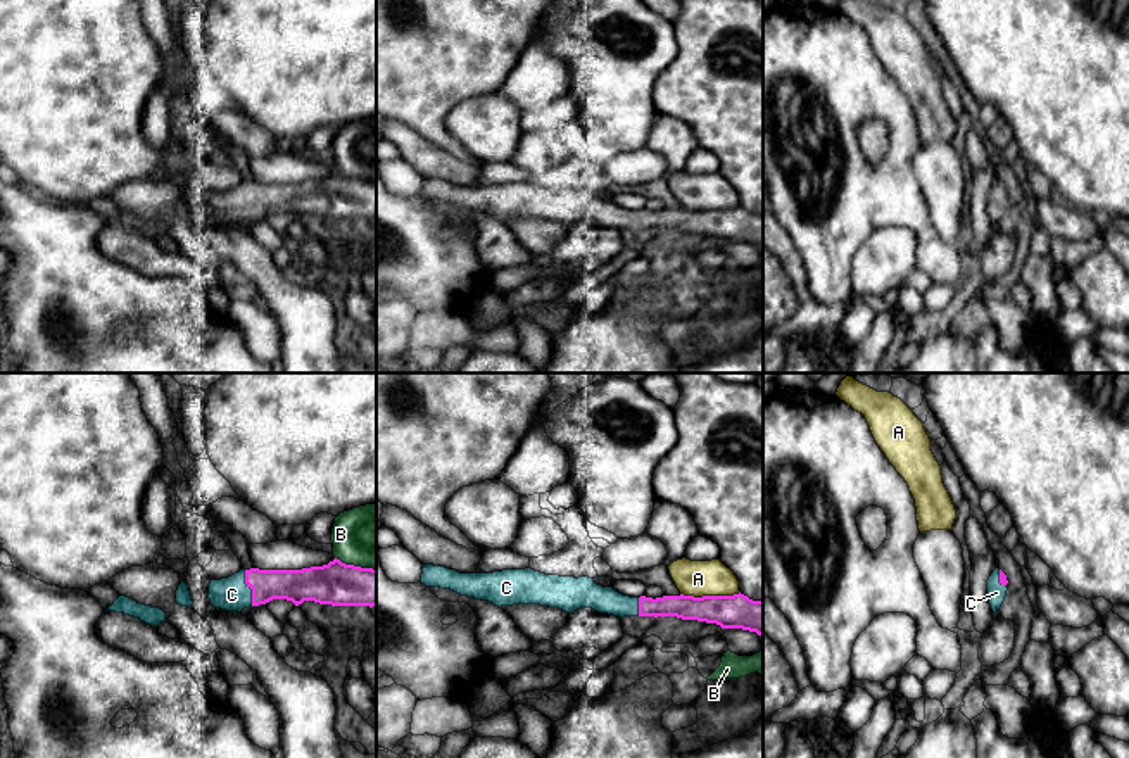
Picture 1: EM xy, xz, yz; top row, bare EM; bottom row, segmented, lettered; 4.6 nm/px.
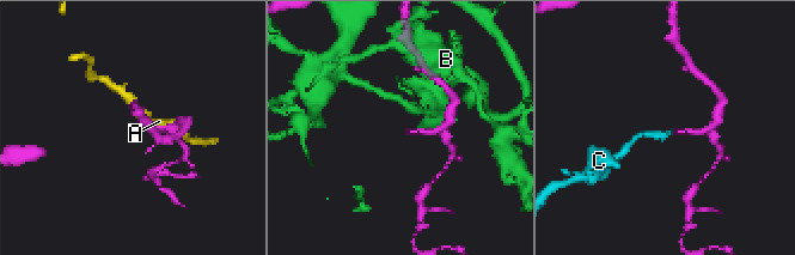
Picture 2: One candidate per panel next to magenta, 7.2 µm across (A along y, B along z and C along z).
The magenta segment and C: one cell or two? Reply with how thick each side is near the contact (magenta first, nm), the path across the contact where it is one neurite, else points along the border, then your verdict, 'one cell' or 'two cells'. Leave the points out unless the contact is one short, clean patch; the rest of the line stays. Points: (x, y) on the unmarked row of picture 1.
calibres 160 and 160 nm; way xy (297, 199), (249, 199), (232, 208); one cell

